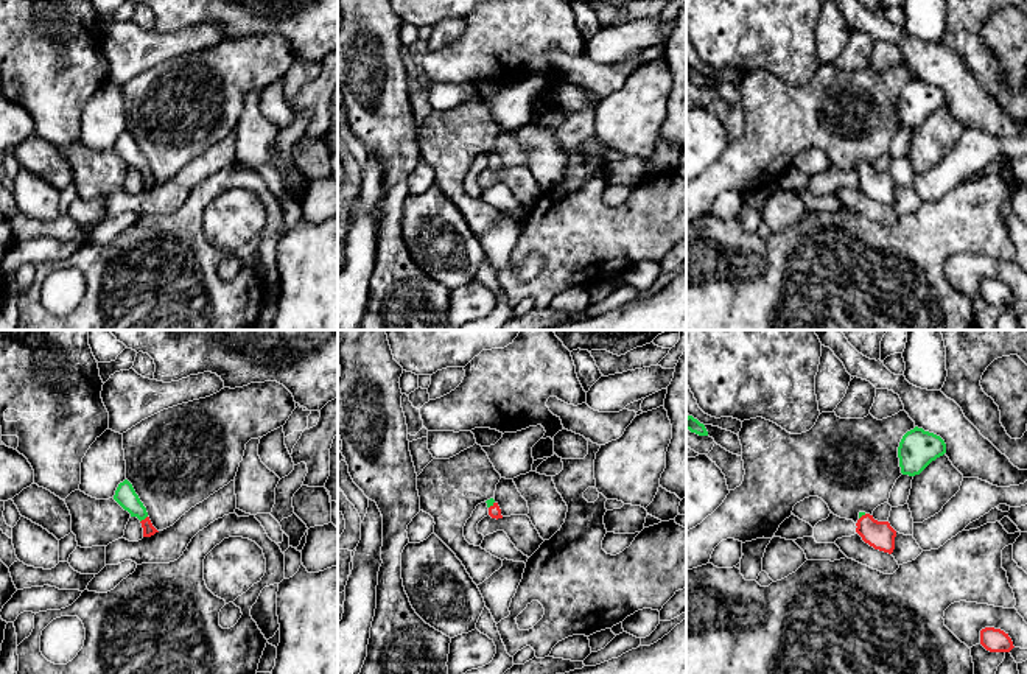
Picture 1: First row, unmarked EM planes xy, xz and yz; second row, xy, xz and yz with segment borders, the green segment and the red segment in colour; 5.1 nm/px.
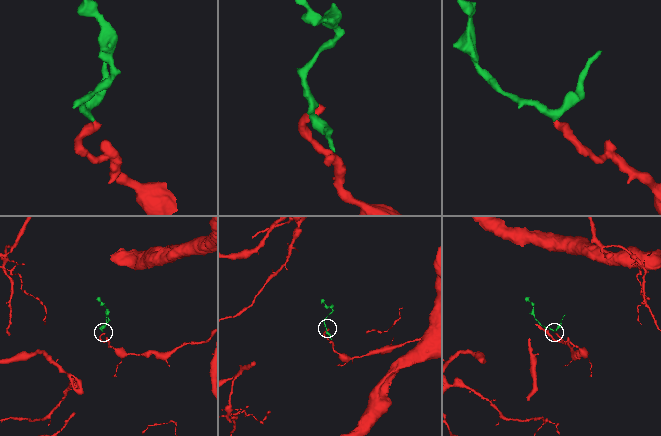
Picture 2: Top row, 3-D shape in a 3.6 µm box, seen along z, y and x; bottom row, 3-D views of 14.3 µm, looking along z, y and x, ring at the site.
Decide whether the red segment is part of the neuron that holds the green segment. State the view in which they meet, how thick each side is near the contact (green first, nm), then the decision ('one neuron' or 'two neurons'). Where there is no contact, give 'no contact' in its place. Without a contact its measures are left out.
meets green in xy; 110 nm thick on the green side, 60 nm on the other; one neuron

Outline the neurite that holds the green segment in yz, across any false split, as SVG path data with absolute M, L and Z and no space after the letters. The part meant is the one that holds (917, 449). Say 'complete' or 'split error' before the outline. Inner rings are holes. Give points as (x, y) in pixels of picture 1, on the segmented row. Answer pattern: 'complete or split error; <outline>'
complete; M923 428L907 431L898 447L899 467L903 475L920 475L932 461L946 453L945 441Z

